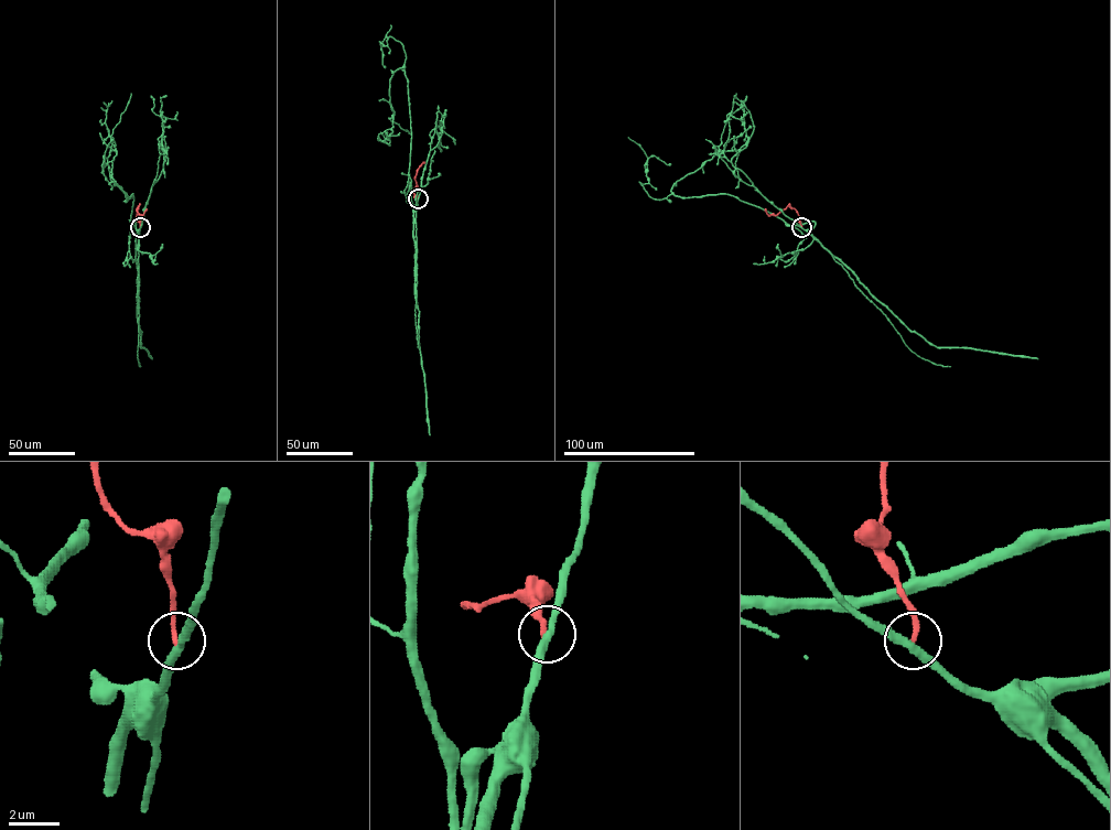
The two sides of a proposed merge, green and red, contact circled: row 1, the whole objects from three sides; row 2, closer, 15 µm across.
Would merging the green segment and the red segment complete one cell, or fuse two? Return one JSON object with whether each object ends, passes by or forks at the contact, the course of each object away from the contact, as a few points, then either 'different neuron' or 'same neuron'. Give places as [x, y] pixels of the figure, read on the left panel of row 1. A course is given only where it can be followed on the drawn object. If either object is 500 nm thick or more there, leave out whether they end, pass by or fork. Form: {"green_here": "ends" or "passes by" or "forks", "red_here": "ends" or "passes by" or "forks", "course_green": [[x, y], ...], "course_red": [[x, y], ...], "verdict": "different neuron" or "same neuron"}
{"green_here": "passes by", "red_here": "ends", "course_green": [[140, 227], [130, 222], [132, 194], [129, 197], [112, 178], [116, 150], [104, 103]], "course_red": [[140, 227], [136, 208], [139, 204], [139, 215], [147, 208]], "verdict": "different neuron"}

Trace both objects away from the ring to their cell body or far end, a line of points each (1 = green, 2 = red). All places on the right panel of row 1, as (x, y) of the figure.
1: (801, 227), (815, 223), (786, 225), (726, 194), (671, 191), (718, 150), (745, 143), (744, 108), (735, 103)
2: (801, 227), (797, 212), (789, 204), (776, 215), (768, 215), (765, 208)

